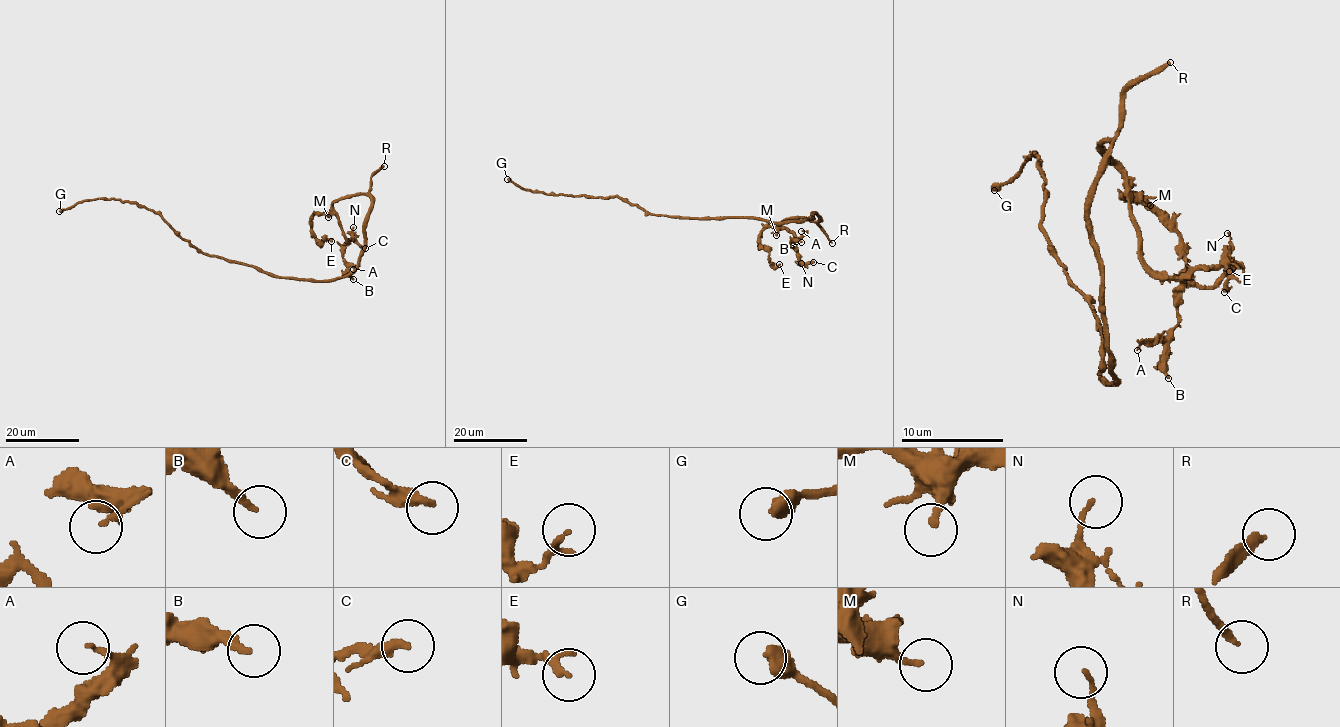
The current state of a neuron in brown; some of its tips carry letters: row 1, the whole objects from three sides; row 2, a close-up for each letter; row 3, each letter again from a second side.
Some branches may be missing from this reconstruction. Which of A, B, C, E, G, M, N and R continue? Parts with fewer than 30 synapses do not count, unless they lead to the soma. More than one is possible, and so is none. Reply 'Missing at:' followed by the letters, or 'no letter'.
Missing at: R

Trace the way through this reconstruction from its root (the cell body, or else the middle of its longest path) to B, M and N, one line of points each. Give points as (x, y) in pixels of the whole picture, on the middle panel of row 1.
B: (748, 217), (789, 222), (815, 213), (817, 221), (793, 218), (780, 225), (792, 232), (791, 246), (801, 242)
M: (748, 217), (775, 222), (801, 221), (814, 213), (819, 217), (817, 221), (790, 219), (780, 225), (776, 235)
N: (748, 217), (789, 222), (801, 221), (815, 213), (817, 221), (793, 218), (780, 225), (792, 232), (801, 263)

